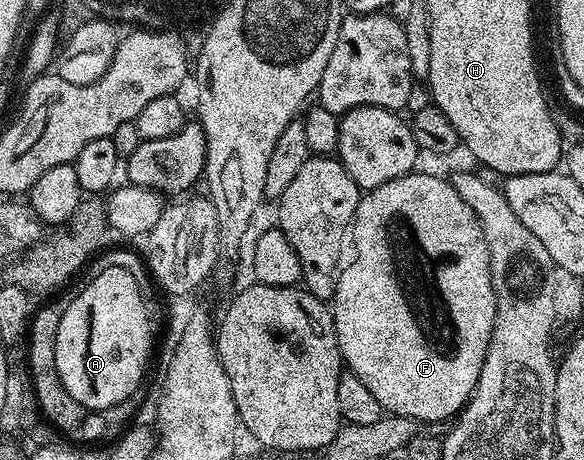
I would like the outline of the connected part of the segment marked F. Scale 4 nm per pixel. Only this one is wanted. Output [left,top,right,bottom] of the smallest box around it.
[332,172,496,424]

